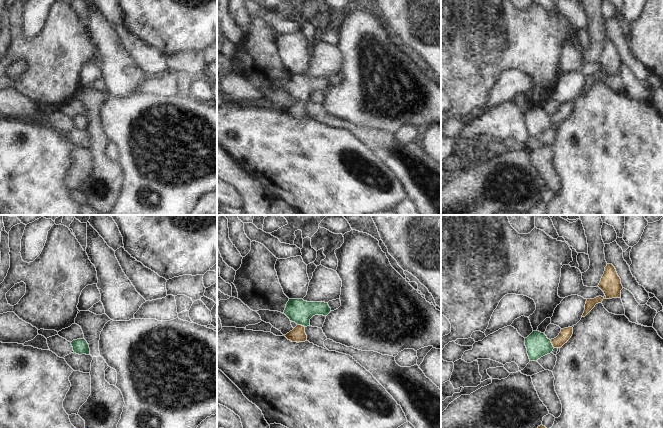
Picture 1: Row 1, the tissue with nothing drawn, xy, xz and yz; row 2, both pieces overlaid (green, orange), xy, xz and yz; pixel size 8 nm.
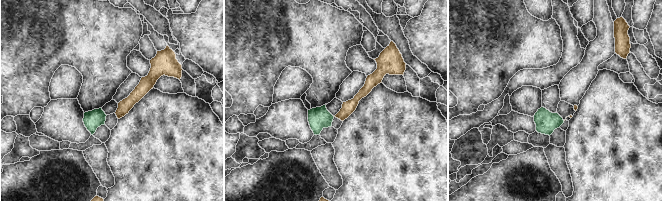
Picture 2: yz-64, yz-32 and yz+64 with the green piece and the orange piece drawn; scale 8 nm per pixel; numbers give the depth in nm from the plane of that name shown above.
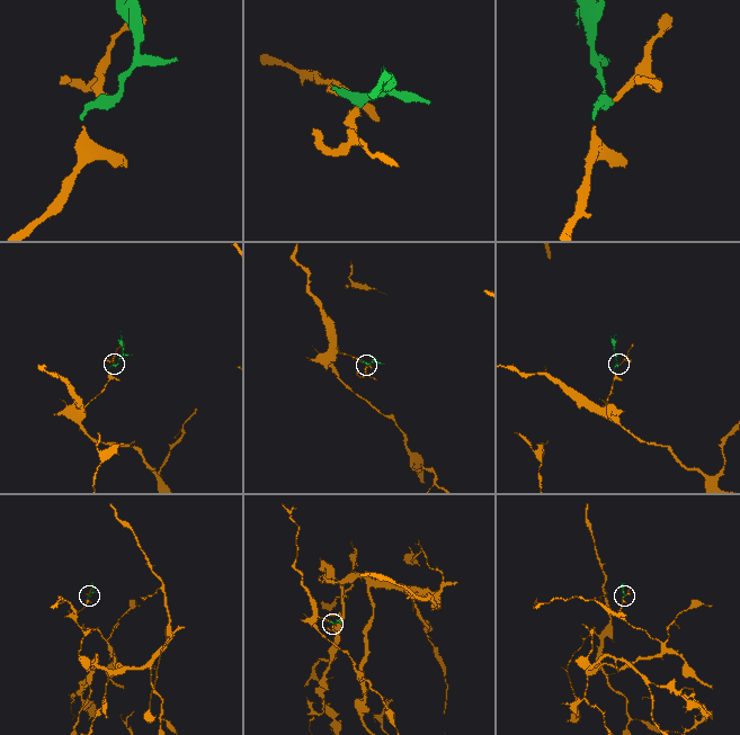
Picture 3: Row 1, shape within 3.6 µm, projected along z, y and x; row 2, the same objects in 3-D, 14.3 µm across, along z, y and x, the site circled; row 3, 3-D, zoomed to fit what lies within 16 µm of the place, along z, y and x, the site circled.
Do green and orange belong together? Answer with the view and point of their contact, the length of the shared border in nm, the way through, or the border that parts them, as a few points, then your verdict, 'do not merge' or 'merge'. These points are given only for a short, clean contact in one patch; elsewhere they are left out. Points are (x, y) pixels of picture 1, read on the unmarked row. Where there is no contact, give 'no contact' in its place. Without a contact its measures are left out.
meets green in xz at (301, 100); contact 70 nm long; runs through xz (299, 87), (301, 89), (301, 100), (298, 110); merge

